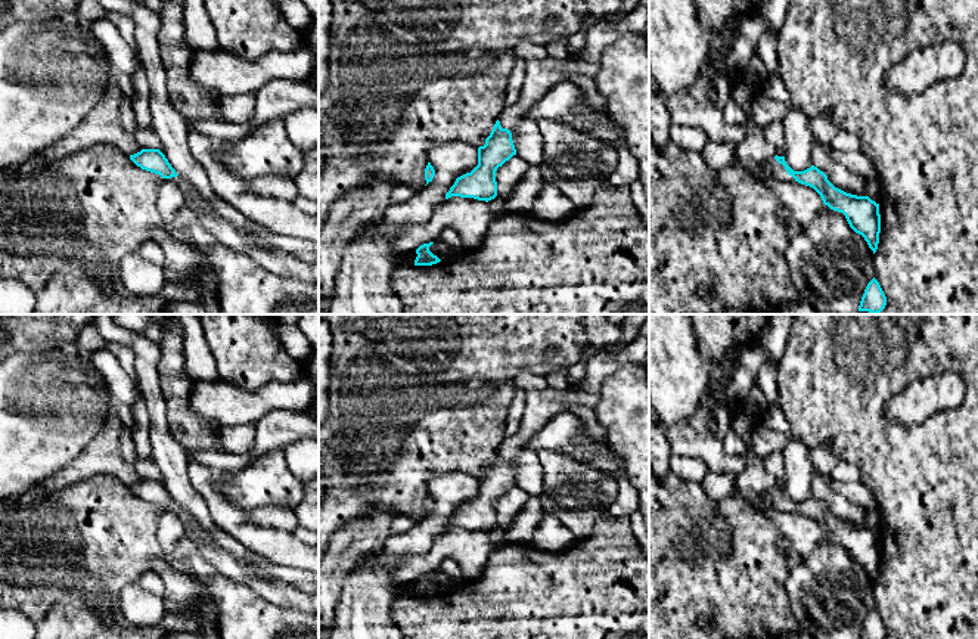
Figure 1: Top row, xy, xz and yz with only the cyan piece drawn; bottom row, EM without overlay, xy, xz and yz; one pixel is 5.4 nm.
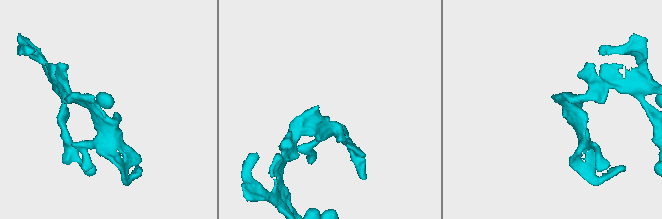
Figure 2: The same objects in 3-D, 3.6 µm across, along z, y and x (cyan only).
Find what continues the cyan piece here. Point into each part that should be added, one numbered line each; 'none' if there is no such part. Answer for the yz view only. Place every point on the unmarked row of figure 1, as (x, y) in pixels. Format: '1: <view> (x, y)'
1: yz (778, 501)

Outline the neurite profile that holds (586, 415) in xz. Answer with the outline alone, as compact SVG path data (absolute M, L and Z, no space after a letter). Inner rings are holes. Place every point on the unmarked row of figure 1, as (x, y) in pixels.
M574 406L571 412L580 419L581 425L594 438L603 438L606 428L597 421L594 409L587 406Z

